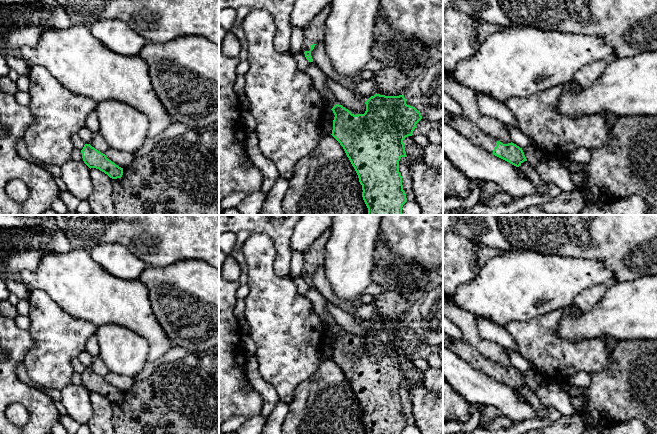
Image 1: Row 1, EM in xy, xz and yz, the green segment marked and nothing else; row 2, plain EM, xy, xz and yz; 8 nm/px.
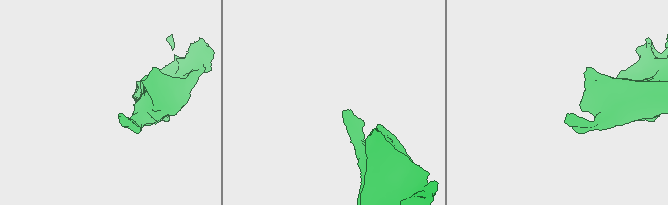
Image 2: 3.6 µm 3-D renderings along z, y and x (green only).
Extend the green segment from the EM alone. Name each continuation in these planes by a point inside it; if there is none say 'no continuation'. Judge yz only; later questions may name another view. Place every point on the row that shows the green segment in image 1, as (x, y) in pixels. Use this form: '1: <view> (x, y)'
1: yz (462, 124)

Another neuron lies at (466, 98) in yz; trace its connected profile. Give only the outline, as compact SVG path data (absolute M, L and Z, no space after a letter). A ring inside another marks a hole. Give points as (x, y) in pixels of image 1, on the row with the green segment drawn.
M443 72L443 92L449 94L462 107L463 114L475 123L484 133L503 144L511 143L510 135L503 123L495 118L483 115L479 111L476 94L468 87L452 79Z

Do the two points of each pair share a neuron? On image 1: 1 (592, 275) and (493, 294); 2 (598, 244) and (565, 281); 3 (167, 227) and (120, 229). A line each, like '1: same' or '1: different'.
1: same
2: different
3: same

